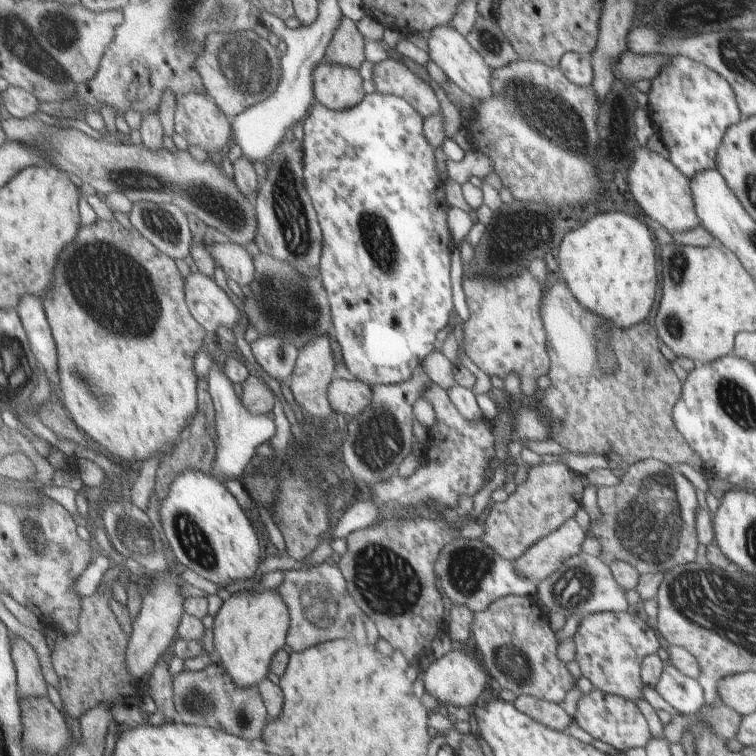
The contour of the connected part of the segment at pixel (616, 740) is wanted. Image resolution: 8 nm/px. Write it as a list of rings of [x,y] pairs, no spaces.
[[[595,688],[587,694],[582,694],[577,701],[574,721],[591,738],[613,746],[619,752],[635,747],[643,748],[650,737],[647,722],[633,701],[617,695],[605,694]]]

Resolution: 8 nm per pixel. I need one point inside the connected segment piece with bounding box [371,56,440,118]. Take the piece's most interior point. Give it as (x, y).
(389, 76)

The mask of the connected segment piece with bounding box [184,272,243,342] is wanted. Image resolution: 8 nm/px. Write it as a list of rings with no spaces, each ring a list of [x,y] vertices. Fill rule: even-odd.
[[[199,272],[189,273],[185,277],[184,298],[192,317],[206,332],[213,336],[217,326],[226,326],[235,330],[240,342],[242,330],[237,330],[235,324],[241,322],[242,314],[215,281]]]

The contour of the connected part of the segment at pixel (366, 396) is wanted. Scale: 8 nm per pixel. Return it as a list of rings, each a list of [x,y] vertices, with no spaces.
[[[334,376],[329,381],[326,397],[334,414],[341,413],[347,419],[353,419],[371,400],[369,385],[352,377],[342,379]]]

